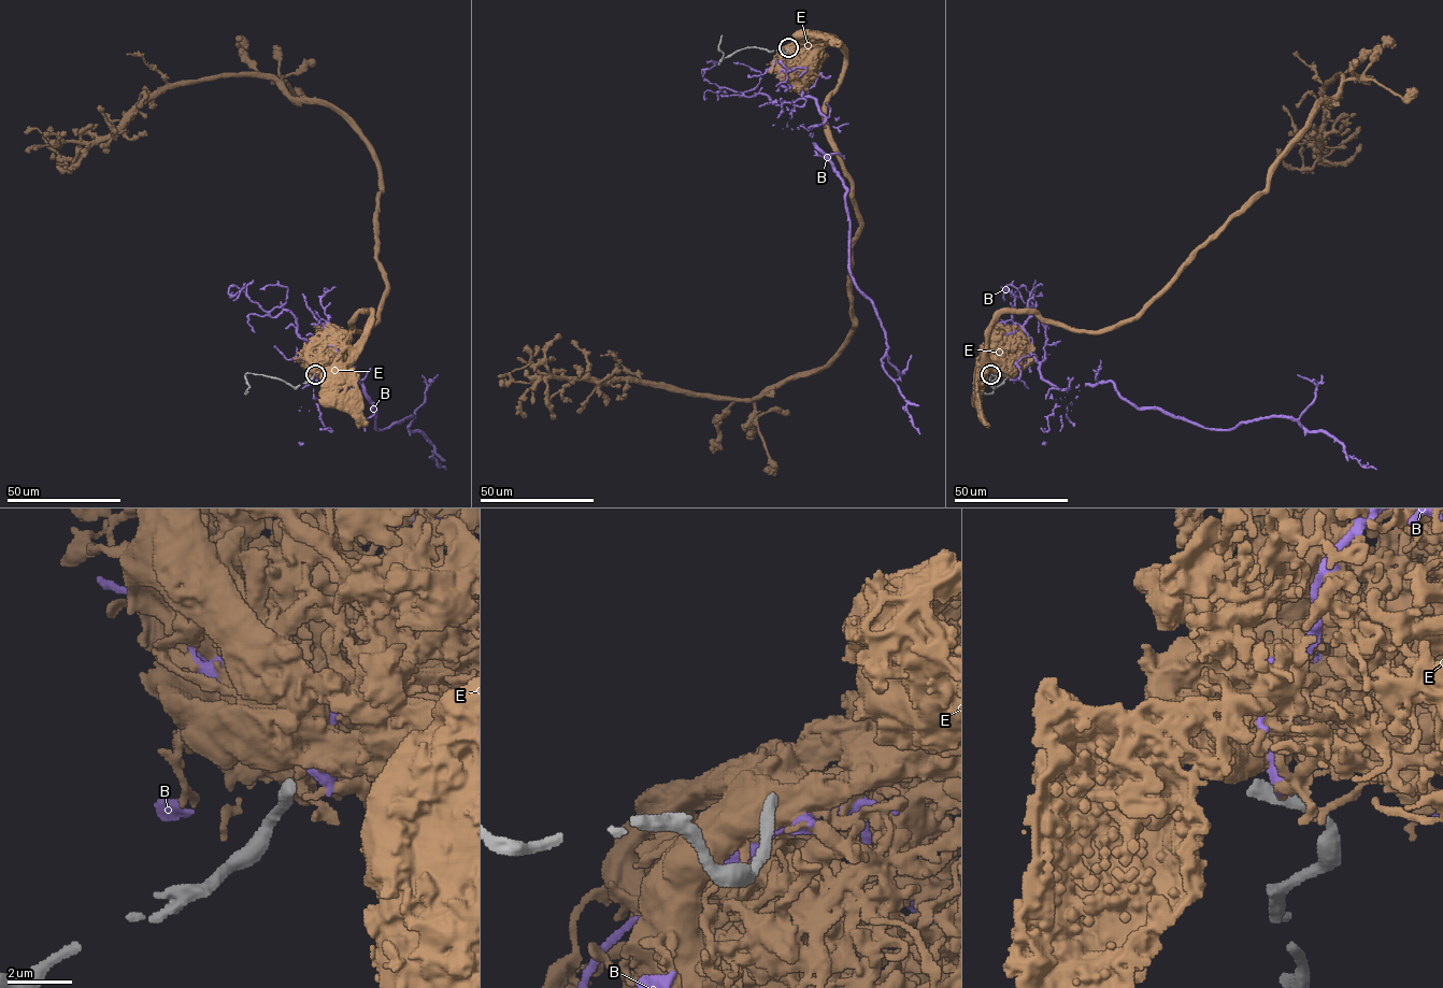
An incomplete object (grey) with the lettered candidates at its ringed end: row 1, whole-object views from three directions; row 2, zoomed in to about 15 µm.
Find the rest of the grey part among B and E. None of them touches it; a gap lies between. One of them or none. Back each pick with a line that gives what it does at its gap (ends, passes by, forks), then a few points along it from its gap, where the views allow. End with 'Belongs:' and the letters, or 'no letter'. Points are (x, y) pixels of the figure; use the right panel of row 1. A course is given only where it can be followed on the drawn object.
Belongs: no letter

